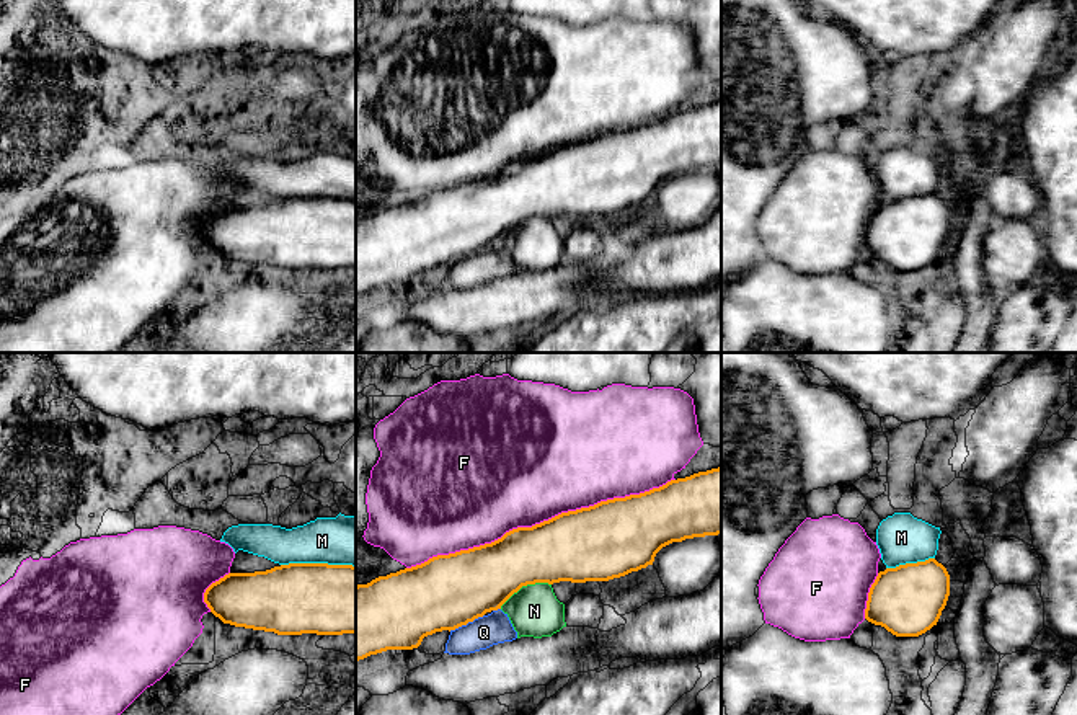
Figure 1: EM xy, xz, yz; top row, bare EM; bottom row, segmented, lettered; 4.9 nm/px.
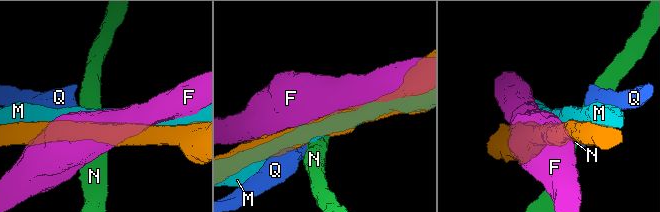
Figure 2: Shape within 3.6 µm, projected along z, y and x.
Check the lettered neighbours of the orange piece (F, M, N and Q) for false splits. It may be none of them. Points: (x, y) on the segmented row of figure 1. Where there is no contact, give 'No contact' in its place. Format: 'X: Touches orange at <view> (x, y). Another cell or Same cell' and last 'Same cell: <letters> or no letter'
F: Touches orange at xz (540, 523). Another cell
M: Touches orange at xy (319, 564). Same cell
N: Touches orange at xz (524, 585). Another cell
Q: Touches orange at xz (465, 624). Another cell
Same cell: M

